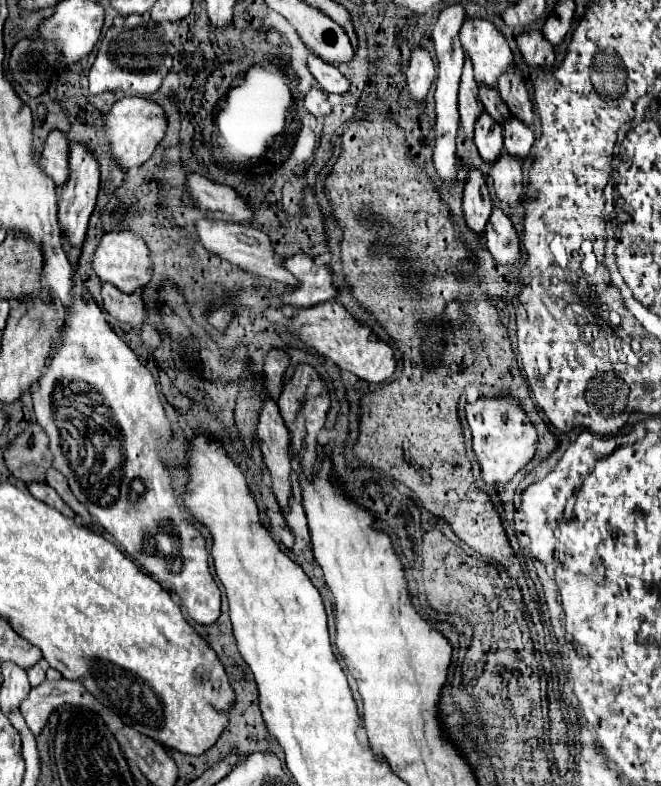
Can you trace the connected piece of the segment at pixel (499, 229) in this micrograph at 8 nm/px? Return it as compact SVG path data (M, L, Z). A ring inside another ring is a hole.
M495 207L485 231L487 231L485 245L493 255L493 259L503 267L515 267L521 259L521 247L519 247L519 235L513 229L509 217Z

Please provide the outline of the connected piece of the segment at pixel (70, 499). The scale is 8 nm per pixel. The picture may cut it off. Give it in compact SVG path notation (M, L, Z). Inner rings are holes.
M51 467L45 471L45 483L47 485L51 485L59 495L61 495L61 499L77 513L77 515L81 515L81 519L83 519L83 525L91 525L91 515L87 515L87 509L75 499L75 495L71 493L71 489L69 489L69 485L67 485L67 479L57 471L57 469L53 469L51 471Z

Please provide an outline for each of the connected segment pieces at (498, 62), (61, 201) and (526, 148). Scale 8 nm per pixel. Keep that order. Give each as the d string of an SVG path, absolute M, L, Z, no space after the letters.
M469 19L463 23L459 39L465 57L473 63L477 85L493 89L497 79L513 69L513 55L507 39L495 29L493 23L483 19Z
M71 145L69 153L69 177L65 185L61 187L61 193L57 197L57 207L59 207L59 225L63 231L63 237L71 243L73 249L81 249L87 233L87 223L93 213L95 201L97 201L97 191L99 191L99 167L91 153L81 147L81 145Z
M511 117L511 123L507 123L507 127L503 129L503 137L505 137L507 155L517 157L521 161L525 161L529 157L535 137L527 125L523 125L519 119Z

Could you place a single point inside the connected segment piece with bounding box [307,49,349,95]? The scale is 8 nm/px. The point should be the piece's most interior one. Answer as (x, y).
(327, 76)

